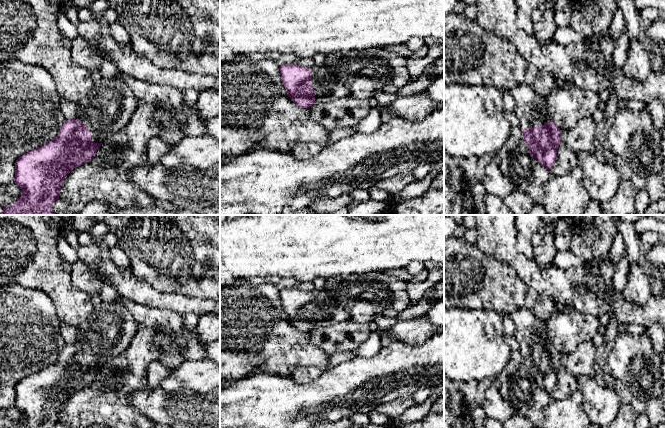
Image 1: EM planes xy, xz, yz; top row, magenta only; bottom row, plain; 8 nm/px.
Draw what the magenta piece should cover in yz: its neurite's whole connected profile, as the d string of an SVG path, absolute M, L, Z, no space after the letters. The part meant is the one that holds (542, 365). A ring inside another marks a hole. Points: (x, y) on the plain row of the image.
M527 308L510 315L516 327L515 339L523 357L523 365L530 378L549 395L557 383L557 373L562 367L562 355L551 344L546 321L539 321Z

